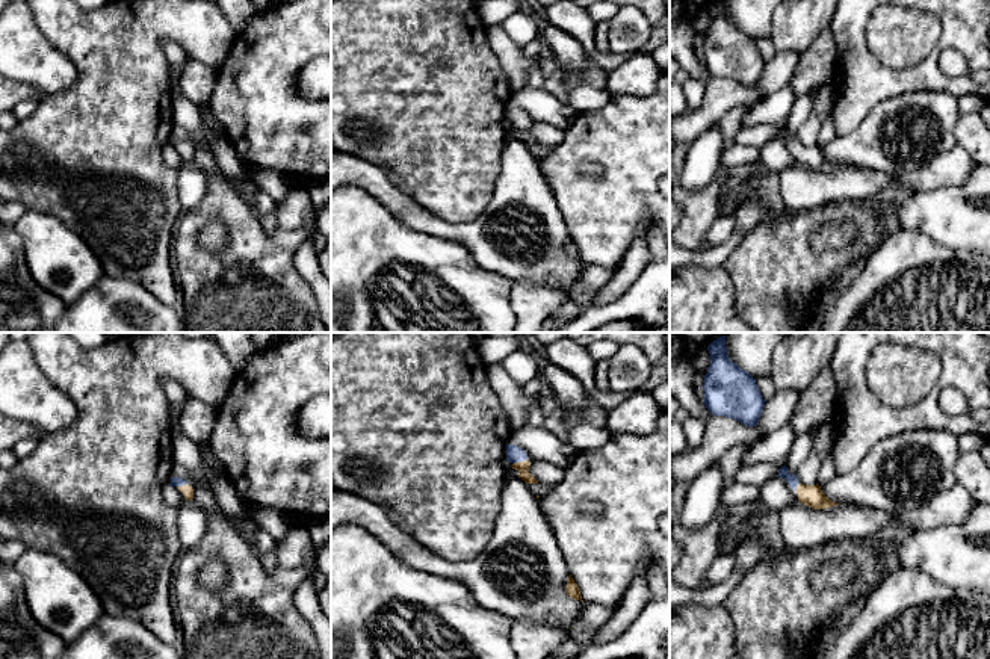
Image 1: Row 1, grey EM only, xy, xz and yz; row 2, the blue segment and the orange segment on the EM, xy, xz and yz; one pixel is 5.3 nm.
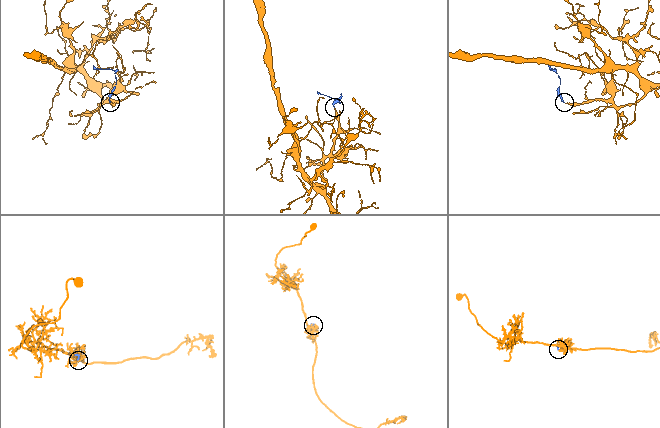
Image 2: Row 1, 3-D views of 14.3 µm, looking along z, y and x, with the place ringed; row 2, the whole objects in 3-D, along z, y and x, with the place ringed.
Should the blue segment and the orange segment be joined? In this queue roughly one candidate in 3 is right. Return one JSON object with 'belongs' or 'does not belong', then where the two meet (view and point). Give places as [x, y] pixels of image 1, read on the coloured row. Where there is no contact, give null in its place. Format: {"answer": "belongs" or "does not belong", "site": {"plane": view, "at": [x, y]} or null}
{"answer": "belongs", "site": {"plane": "xz", "at": [519, 461]}}

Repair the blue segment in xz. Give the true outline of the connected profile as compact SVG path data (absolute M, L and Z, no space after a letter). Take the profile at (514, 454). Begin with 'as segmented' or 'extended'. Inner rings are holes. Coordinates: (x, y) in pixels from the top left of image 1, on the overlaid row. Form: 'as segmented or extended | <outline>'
extended | M506 444L506 459L512 464L511 467L518 472L518 478L526 484L538 484L538 481L529 473L531 463L521 447Z

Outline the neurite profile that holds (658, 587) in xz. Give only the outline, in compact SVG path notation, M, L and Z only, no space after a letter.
M659 567L647 570L648 600L662 599L670 596L670 583Z

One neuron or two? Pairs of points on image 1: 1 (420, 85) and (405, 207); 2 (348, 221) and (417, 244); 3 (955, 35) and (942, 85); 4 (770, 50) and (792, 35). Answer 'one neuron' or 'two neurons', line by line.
1: two neurons
2: one neuron
3: one neuron
4: two neurons

